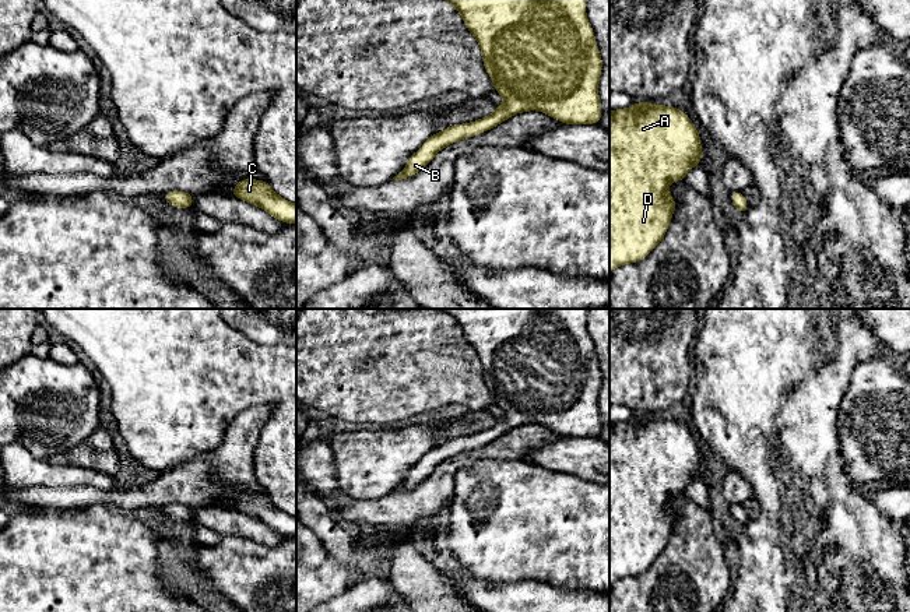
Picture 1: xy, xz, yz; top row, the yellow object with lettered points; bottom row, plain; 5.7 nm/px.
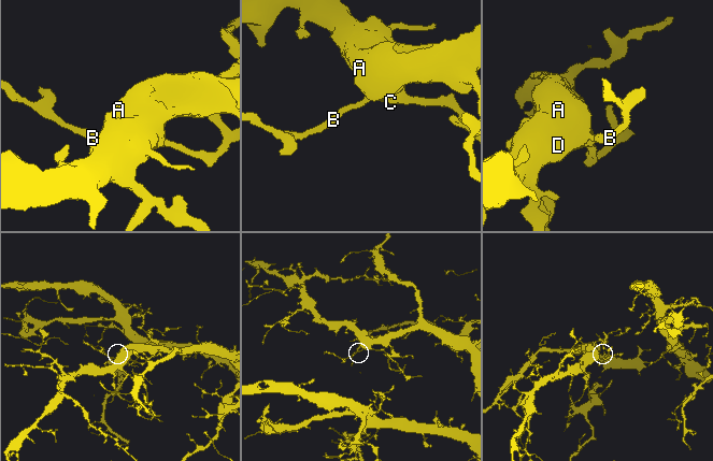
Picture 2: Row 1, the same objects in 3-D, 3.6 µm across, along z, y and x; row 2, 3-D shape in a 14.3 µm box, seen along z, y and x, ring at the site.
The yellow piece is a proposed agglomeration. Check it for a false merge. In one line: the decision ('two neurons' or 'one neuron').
one neuron

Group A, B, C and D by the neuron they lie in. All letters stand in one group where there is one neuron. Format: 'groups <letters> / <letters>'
groups A B C D

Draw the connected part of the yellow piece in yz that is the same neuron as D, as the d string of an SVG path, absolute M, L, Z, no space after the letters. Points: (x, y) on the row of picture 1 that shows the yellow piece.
M637 101L630 108L609 112L609 272L619 265L642 261L661 242L678 205L667 186L674 180L685 182L692 166L702 166L702 154L695 124L675 106Z

